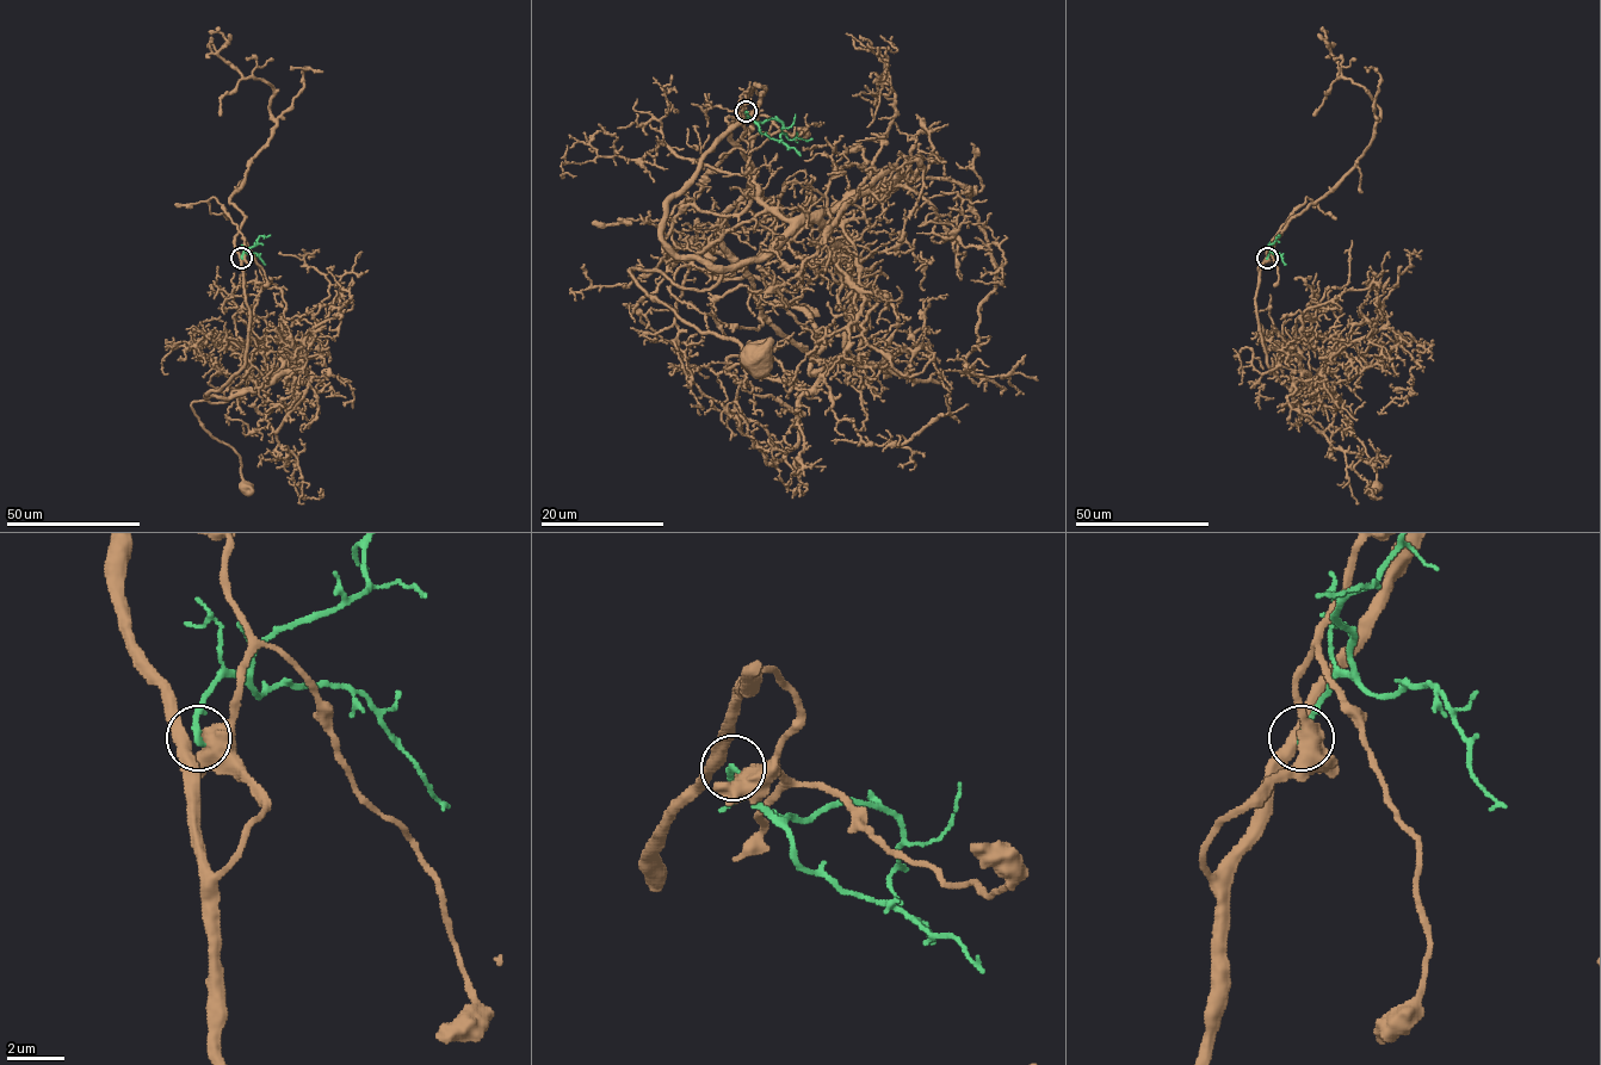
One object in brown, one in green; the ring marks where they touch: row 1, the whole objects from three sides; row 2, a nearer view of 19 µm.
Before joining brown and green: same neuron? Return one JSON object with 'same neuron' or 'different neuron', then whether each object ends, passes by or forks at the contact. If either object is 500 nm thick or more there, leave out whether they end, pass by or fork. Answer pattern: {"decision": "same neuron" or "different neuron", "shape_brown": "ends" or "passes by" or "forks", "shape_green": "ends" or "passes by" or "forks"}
{"decision": "different neuron", "shape_brown": "forks", "shape_green": "ends"}

